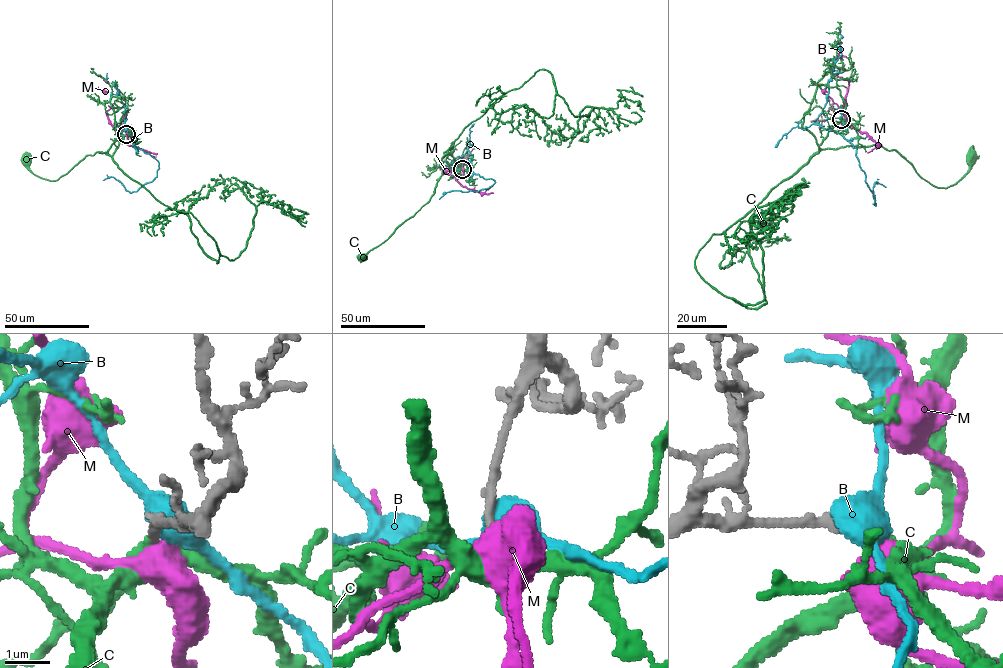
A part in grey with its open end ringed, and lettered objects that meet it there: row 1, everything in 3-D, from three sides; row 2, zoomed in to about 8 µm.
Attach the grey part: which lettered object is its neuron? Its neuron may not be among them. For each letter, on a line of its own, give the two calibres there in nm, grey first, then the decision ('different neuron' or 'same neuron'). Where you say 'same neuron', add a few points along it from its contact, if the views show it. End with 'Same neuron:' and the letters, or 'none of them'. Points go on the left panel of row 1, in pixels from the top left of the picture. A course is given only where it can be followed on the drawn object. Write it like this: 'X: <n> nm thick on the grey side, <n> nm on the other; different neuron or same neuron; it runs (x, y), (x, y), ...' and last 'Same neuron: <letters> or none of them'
B: 240 nm thick on the grey side, 550 nm on the other; different neuron
C: 190 nm thick on the grey side, 320 nm on the other; same neuron; it runs (126, 134), (112, 156), (98, 151), (86, 155), (55, 180), (35, 176), (27, 161)
M: 190 nm thick on the grey side, 460 nm on the other; different neuron
Same neuron: C

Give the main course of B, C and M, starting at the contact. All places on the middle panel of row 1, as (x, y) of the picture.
B: (462, 168), (495, 182), (477, 191), (451, 191), (439, 199)
C: (462, 168), (446, 153), (442, 158), (442, 174), (428, 201), (363, 257)
M: (462, 168), (455, 172), (446, 170), (442, 174), (445, 174), (444, 166), (439, 166)

